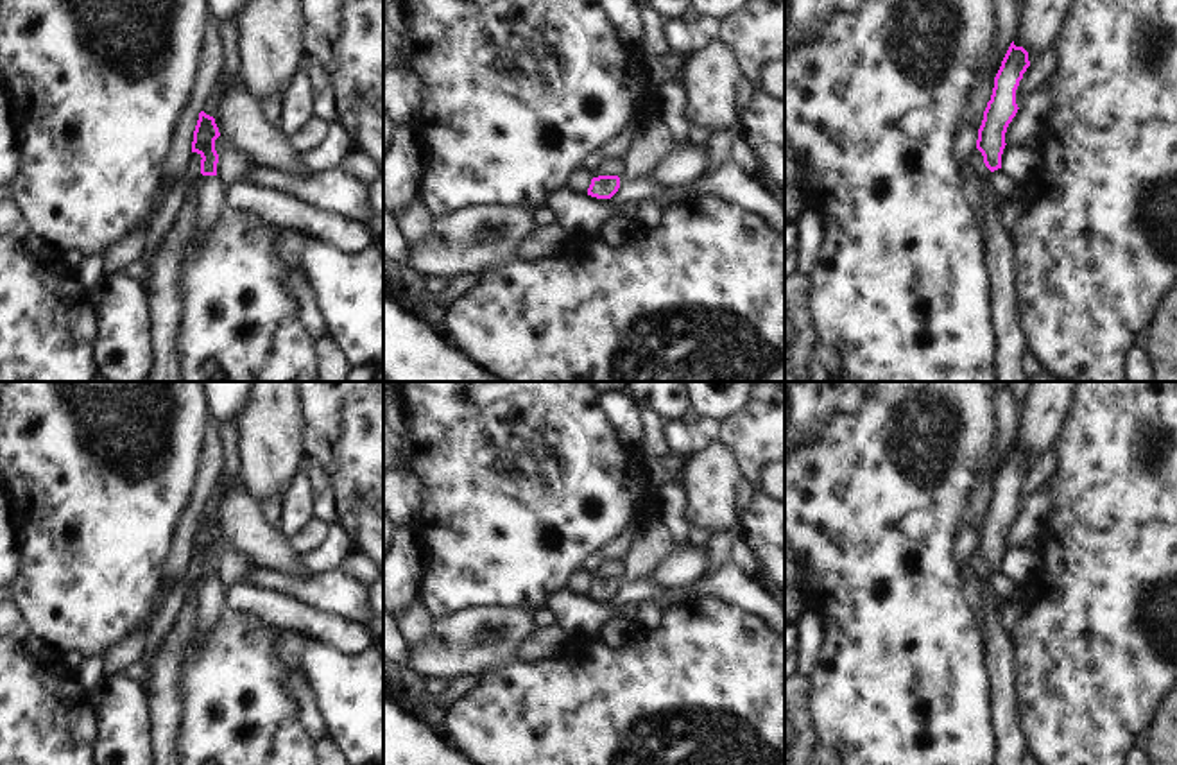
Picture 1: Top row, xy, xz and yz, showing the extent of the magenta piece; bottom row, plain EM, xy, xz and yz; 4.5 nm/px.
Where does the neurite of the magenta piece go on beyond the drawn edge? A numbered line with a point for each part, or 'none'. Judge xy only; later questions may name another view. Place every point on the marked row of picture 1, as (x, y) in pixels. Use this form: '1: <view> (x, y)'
1: xy (210, 199)

